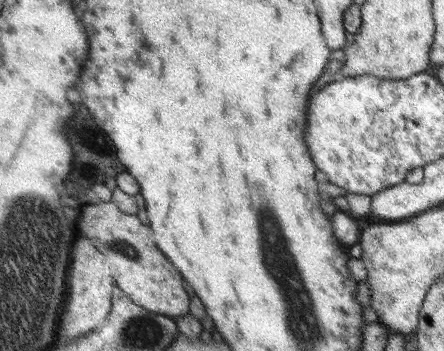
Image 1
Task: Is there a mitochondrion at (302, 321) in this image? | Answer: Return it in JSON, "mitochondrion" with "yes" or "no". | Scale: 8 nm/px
{"mitochondrion":"yes"}

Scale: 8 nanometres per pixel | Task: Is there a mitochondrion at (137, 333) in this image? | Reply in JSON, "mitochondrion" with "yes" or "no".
{"mitochondrion":"yes"}

